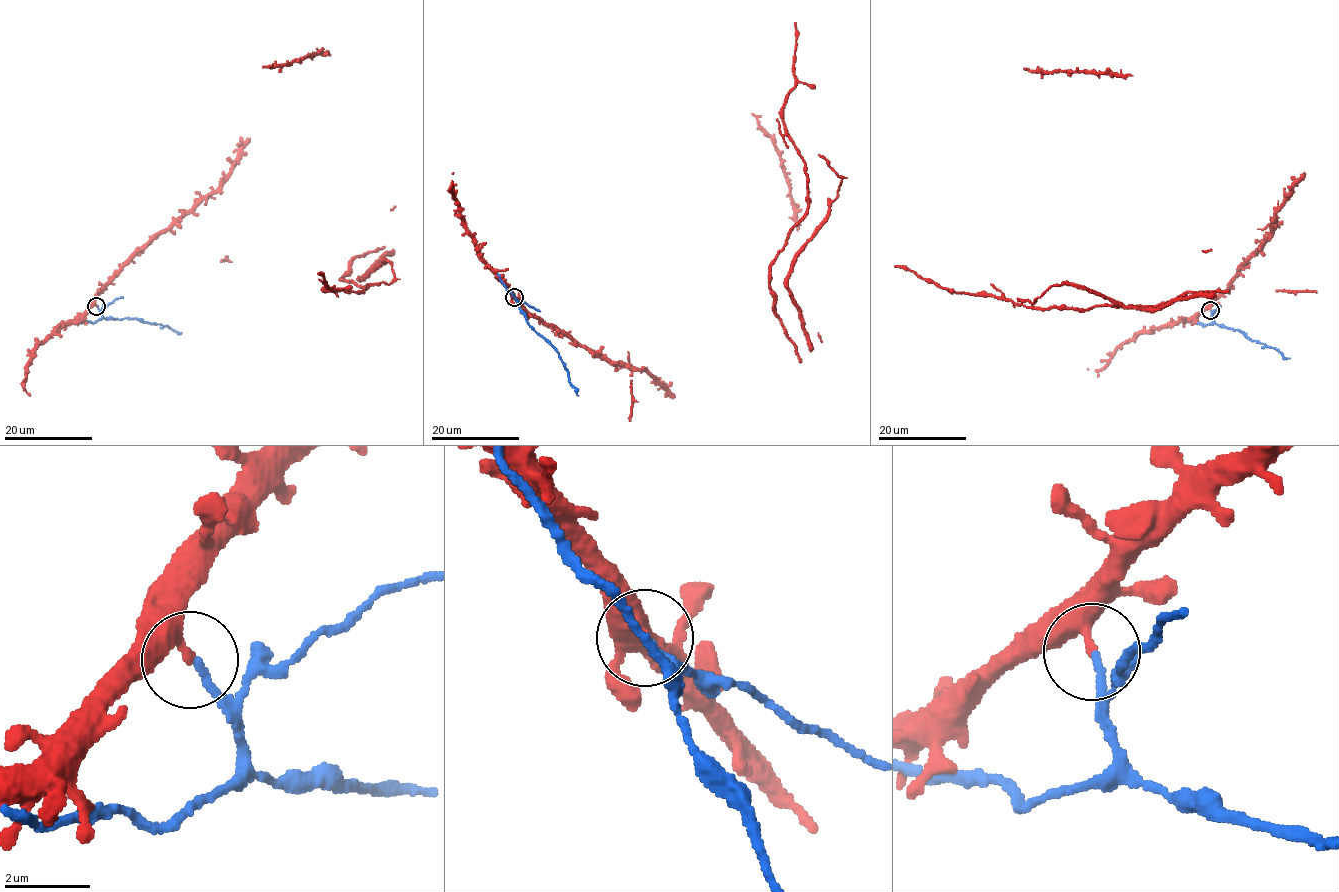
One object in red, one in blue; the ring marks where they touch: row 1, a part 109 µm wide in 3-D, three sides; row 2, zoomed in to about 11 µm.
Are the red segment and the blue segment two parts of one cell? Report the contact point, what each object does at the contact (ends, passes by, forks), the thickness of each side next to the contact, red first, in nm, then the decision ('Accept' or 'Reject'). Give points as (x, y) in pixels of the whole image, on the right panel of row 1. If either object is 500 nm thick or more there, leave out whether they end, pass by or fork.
Place: (1210, 310). At the ring red ends. At the ring blue ends. Thickness 300 nm (red) against 180 nm. Reject

